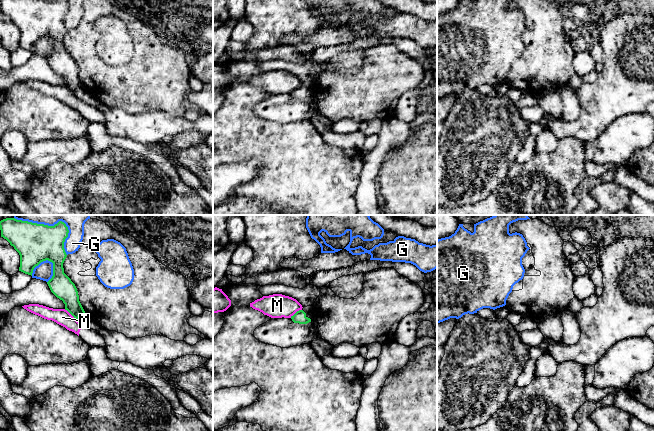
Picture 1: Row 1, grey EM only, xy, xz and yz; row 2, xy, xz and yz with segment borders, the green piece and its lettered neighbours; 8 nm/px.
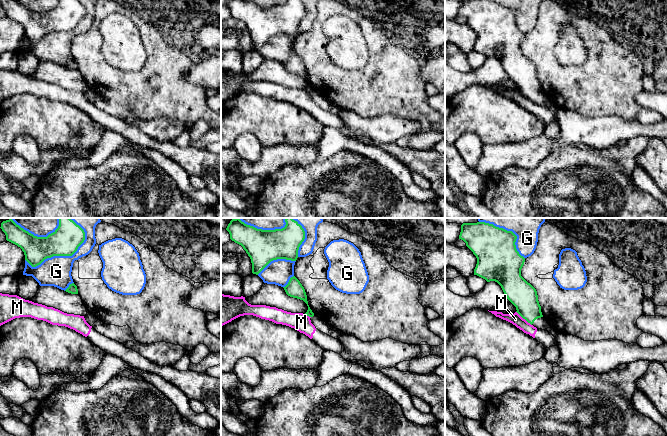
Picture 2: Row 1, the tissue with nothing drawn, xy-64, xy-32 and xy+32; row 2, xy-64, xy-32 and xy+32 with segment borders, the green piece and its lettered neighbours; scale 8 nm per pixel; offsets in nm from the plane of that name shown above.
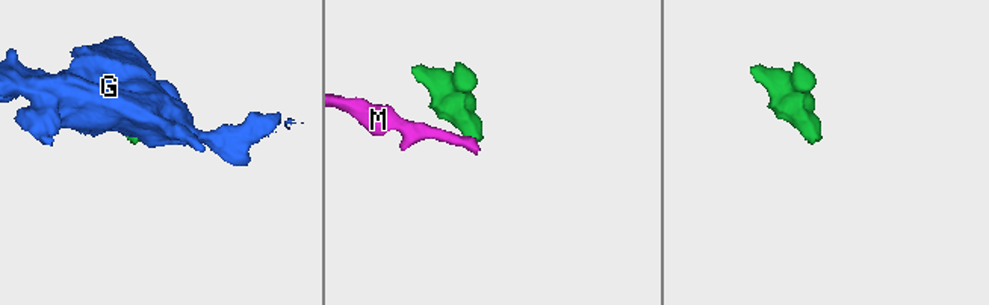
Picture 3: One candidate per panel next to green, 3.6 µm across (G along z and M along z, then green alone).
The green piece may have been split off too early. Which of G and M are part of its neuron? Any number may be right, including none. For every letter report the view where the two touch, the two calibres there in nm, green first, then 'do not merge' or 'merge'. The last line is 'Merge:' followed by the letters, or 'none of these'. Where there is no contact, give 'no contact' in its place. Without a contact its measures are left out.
G: contact in xy; calibres 320 and 140 nm; do not merge
M: contact in xy; calibres 180 and 130 nm; do not merge
Merge: none of these

